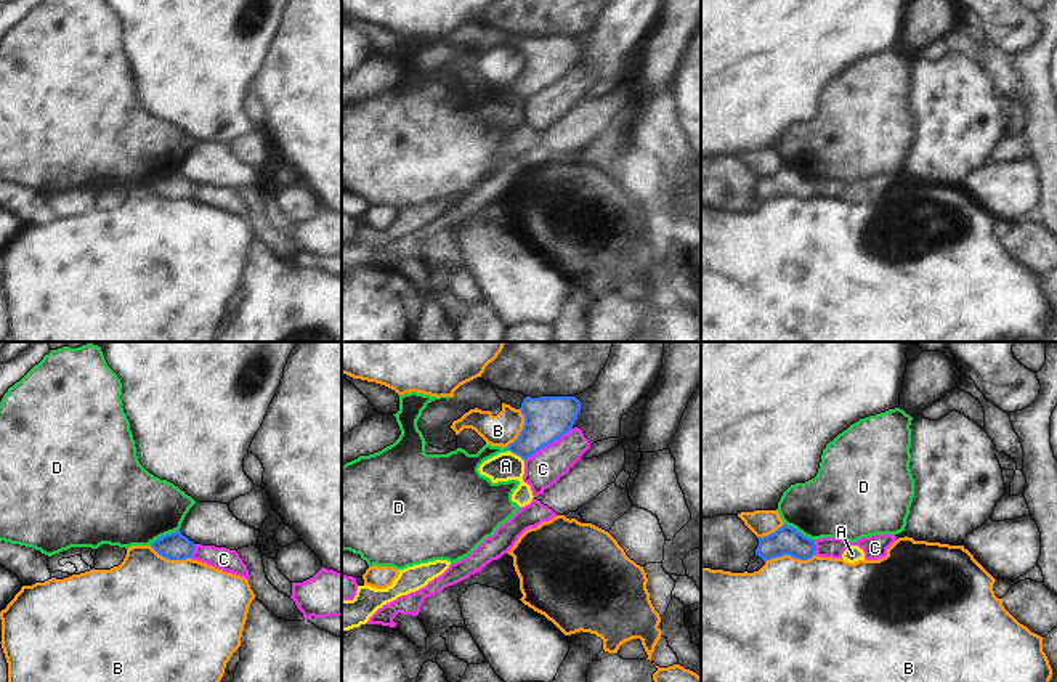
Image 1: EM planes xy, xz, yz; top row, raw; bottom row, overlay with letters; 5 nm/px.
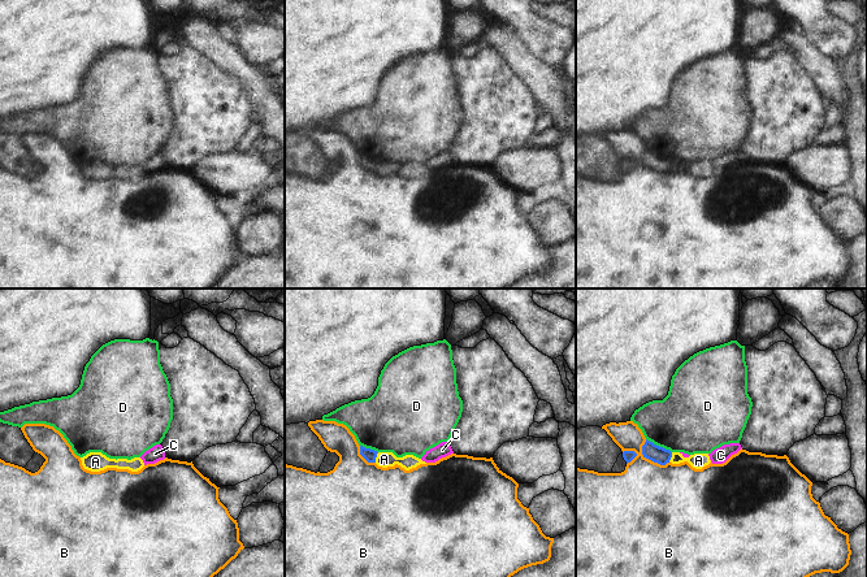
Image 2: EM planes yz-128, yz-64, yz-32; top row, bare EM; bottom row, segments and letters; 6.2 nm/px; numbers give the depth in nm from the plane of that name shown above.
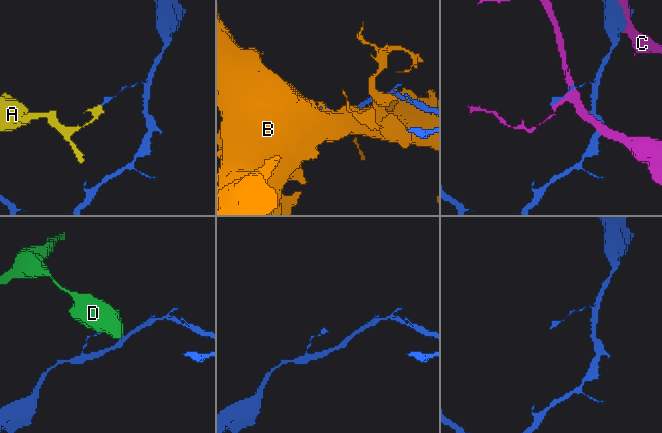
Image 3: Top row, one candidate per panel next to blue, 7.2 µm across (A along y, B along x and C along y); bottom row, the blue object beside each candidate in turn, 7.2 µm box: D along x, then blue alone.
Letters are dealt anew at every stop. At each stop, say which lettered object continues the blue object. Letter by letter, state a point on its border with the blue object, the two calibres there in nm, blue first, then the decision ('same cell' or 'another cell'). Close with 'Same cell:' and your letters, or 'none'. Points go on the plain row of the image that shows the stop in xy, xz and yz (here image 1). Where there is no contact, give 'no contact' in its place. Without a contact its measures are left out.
A: xz (517, 95) | 220/140 nm | another cell
B: yz (789, 194) | 140/460 nm | another cell
C: xz (547, 85) | 220/180 nm | another cell
D: xy (166, 175) | 140/400 nm | another cell
Same cell: none

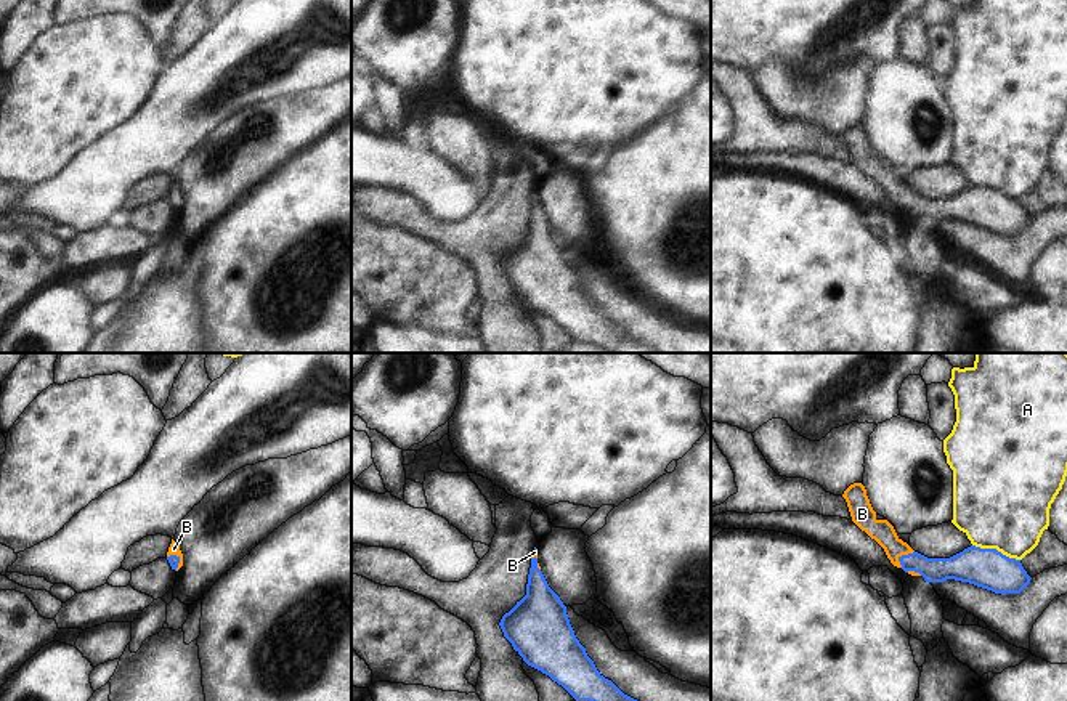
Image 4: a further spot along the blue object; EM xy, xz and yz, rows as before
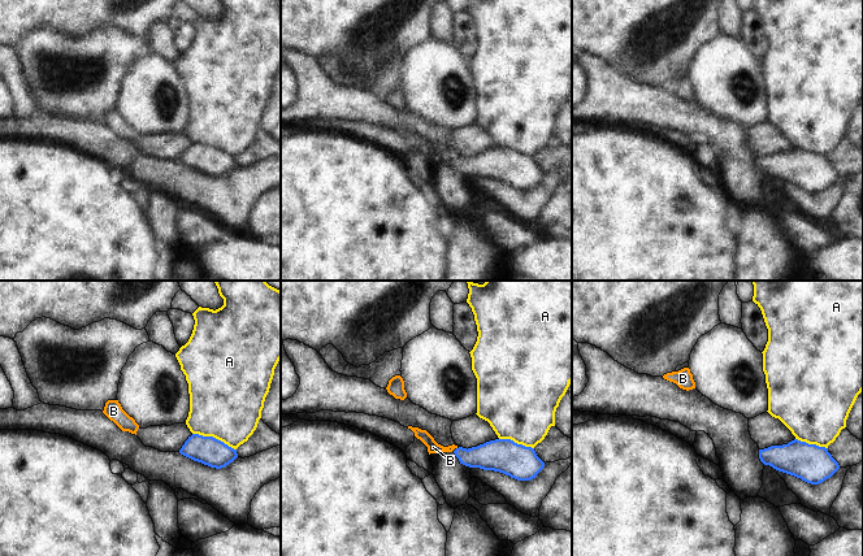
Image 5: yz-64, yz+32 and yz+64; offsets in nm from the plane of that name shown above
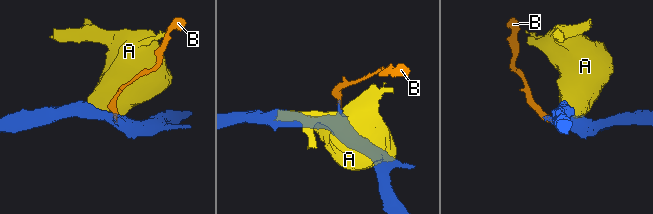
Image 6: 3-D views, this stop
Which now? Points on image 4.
A: yz (995, 190) | 200/480 nm | another cell
B: yz (902, 196) | 130/110 nm | same cell
Same cell: B

